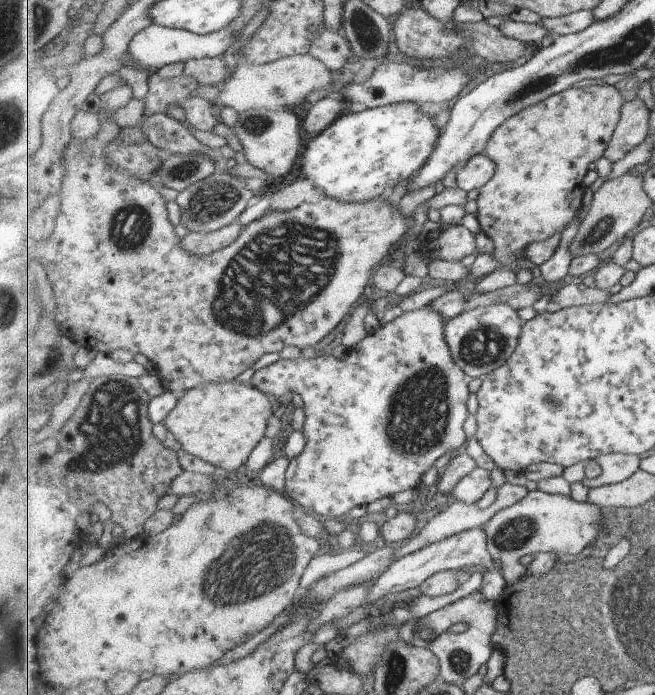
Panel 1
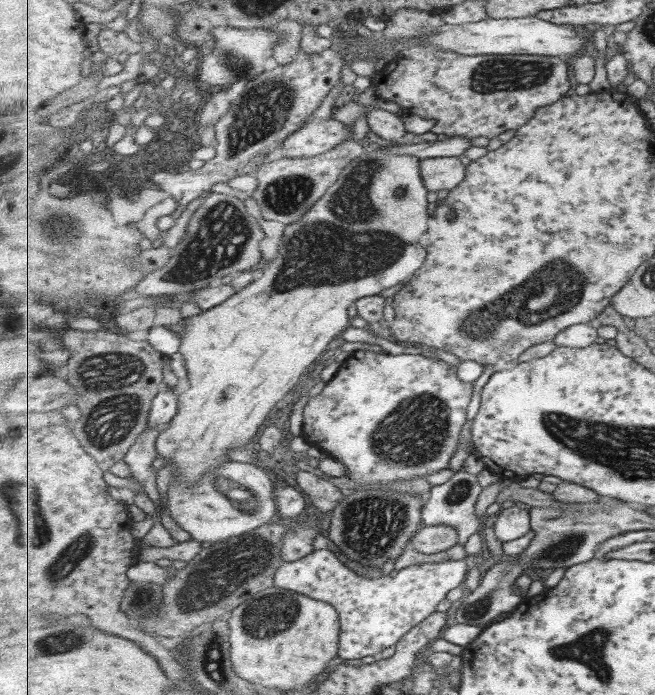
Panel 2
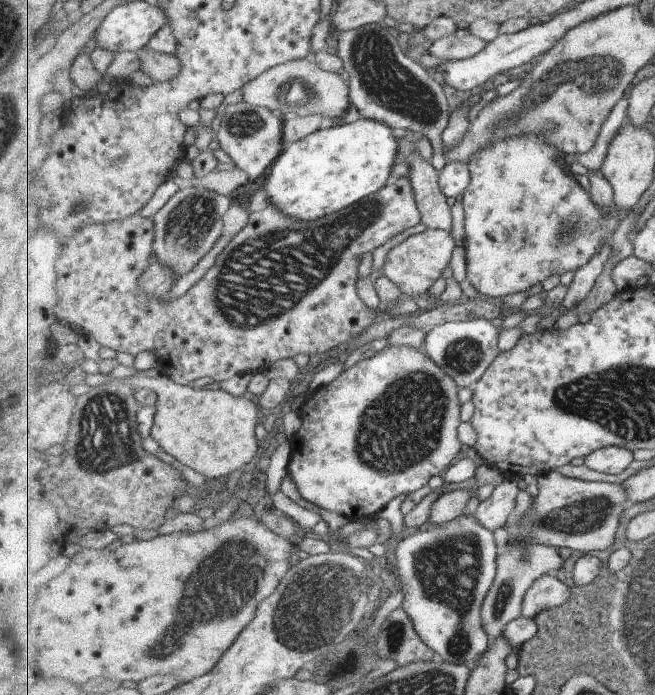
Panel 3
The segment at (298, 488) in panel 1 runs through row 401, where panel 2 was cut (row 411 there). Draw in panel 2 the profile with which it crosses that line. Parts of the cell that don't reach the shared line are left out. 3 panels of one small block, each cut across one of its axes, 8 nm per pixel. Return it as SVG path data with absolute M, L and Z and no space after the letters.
M357 350L323 392L304 406L302 436L310 446L342 463L347 468L345 476L351 478L358 489L391 489L391 484L397 481L448 469L457 452L459 434L467 422L467 410L476 389L472 382L461 380L457 372L457 366L421 354L387 356Z

